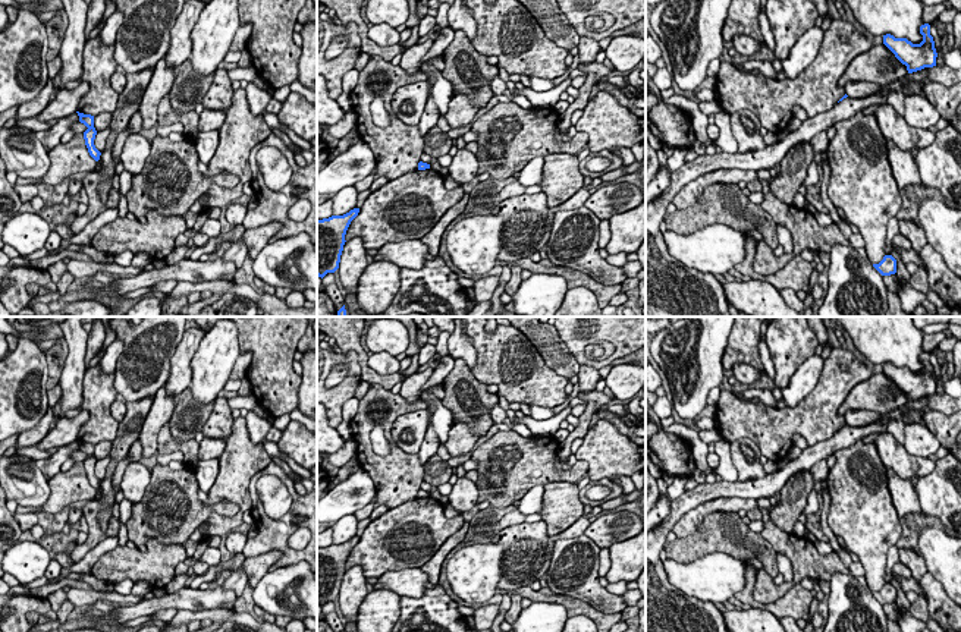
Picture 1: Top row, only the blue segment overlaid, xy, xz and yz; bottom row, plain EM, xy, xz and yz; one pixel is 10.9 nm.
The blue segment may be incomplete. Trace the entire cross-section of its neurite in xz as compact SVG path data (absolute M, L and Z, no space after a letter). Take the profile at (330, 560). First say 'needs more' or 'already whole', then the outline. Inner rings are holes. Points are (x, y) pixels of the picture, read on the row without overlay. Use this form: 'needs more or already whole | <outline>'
already whole | M354 537L343 544L332 544L317 548L317 604L324 606L339 597L340 584L345 573L345 563L351 550L358 544L359 537Z

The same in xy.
already whole | M76 440L78 444L79 444L79 450L84 452L88 458L84 460L84 468L85 468L85 474L88 477L88 481L89 484L98 490L100 488L100 484L101 481L95 477L94 474L94 468L95 468L95 463L97 463L97 459L94 456L94 444L91 443L84 443L84 441L79 441Z

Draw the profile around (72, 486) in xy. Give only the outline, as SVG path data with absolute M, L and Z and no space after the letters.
M76 462L69 471L57 472L48 479L50 496L41 507L18 506L16 513L44 512L57 515L75 501L92 500L97 490L89 484L84 462Z

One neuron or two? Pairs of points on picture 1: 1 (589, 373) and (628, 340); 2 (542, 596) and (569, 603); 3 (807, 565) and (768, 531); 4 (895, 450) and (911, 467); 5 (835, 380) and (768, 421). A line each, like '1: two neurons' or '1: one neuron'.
1: two neurons
2: one neuron
3: one neuron
4: one neuron
5: one neuron

